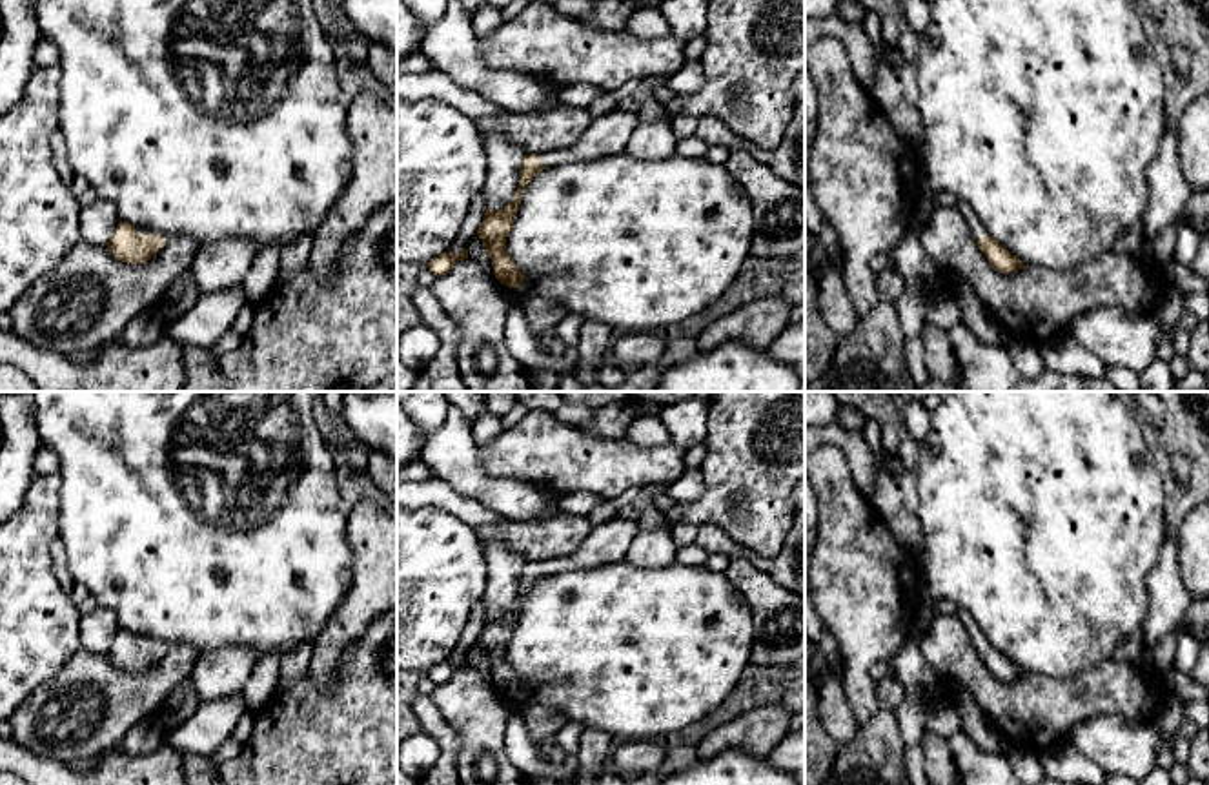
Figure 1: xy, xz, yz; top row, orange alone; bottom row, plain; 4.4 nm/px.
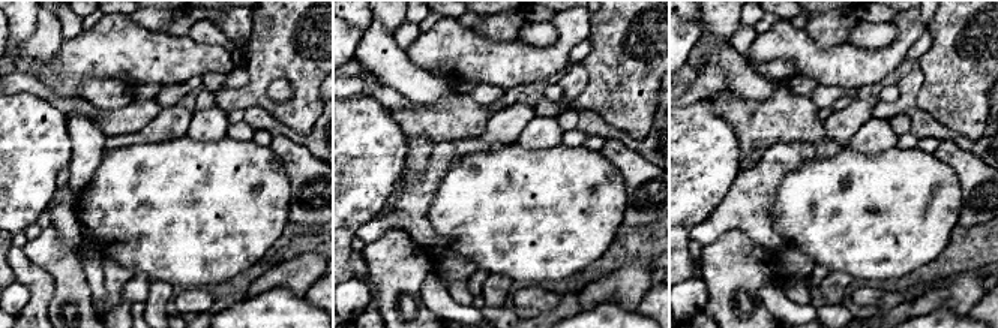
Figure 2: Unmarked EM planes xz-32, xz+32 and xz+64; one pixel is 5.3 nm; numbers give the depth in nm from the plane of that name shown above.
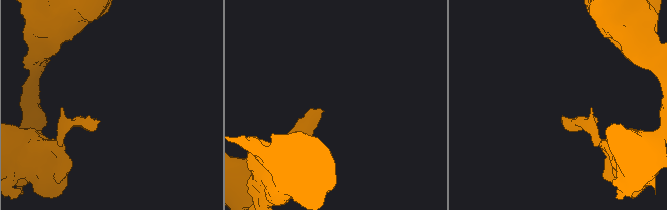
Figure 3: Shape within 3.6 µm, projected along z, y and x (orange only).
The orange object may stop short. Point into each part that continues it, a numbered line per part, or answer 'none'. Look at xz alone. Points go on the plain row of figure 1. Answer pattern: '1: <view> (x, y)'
1: xz (609, 541)

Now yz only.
1: yz (976, 636)

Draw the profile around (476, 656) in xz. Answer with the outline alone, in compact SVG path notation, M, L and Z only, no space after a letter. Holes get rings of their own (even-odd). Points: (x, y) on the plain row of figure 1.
M479 643L468 648L466 658L470 668L473 668L479 676L483 676L490 685L495 685L492 667L488 665Z

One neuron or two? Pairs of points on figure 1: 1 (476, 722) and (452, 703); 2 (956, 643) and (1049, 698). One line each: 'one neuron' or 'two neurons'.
1: one neuron
2: one neuron

